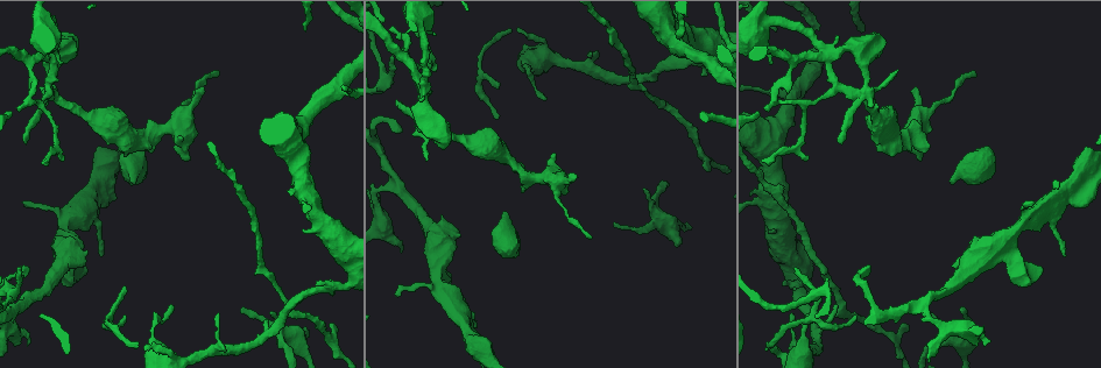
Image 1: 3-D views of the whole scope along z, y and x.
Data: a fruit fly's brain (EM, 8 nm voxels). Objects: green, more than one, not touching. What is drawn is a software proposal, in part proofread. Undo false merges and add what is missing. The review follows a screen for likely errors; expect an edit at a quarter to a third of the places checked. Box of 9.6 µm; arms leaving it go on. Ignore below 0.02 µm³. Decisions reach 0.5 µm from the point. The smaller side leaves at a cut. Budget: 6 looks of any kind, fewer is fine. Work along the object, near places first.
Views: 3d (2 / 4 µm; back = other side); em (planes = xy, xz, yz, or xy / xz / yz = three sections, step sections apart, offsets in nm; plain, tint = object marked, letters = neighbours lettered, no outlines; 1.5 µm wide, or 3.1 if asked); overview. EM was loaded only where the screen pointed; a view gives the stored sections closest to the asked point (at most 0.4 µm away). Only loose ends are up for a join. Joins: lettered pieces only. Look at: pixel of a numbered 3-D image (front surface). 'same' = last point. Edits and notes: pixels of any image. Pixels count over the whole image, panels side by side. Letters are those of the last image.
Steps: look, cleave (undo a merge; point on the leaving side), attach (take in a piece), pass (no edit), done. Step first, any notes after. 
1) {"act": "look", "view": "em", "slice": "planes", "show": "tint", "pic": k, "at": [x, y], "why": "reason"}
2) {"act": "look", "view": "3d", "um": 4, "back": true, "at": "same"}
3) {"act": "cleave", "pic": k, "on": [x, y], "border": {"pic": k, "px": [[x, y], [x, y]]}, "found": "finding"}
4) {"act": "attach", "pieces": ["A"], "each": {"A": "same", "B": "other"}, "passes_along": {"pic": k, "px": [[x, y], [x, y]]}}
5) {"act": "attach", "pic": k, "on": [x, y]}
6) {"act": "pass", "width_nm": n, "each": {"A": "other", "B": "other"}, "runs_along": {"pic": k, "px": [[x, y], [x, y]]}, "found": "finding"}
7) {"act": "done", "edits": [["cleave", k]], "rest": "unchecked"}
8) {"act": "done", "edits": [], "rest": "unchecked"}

{"act": "look", "view": "3d", "um": 2, "pic": 1, "at": [506, 211], "why": "end of a long branch"}

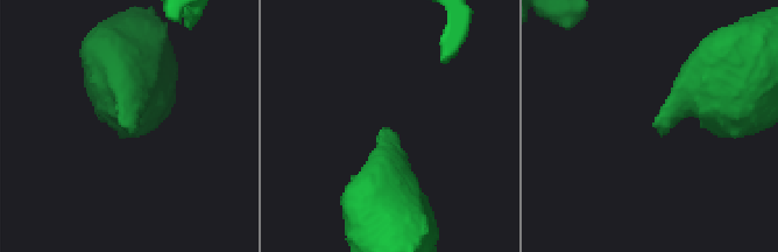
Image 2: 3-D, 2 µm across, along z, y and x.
{"act": "look", "view": "em", "slice": "planes", "show": "letters", "pic": 2, "at": [657, 131]}

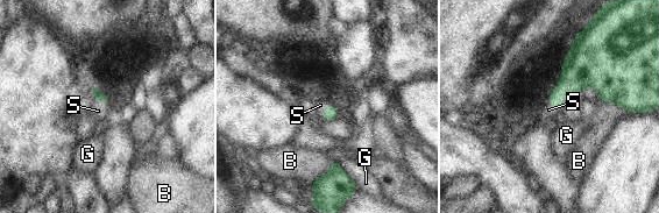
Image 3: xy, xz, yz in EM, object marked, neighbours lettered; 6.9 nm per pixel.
{"act": "attach", "pic": 3, "on": [320, 105], "longest_contact_nm": ["B", 240], "each": {"B": "other", "G": "other", "S": "same"}, "found": "it goes on there"}

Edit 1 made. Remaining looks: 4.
{"act": "look", "view": "em", "slice": "planes", "show": "plain", "pic": 1, "at": [27, 200], "why": "thin end"}

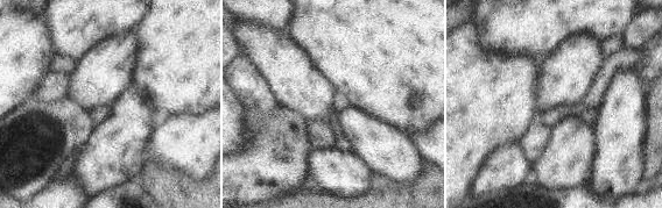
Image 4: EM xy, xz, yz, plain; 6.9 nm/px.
{"act": "look", "view": "em", "slice": "planes", "show": "letters", "at": "same", "why": "what lies round it"}

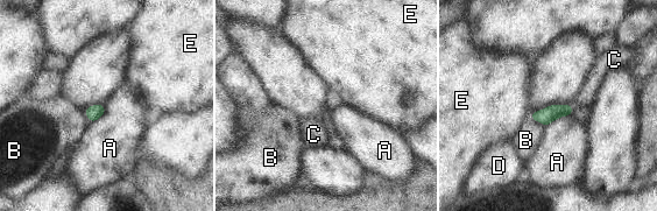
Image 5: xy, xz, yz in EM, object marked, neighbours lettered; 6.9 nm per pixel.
{"act": "attach", "pic": 5, "on": [587, 93], "each": {"A": "other", "B": "other", "C": "same", "D": "other", "E": "other"}, "passes_along": {"pic": 5, "px": [[545, 115], [572, 108], [587, 93]]}, "found": "it goes on there"}

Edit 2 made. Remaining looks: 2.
{"act": "look", "view": "overview"}

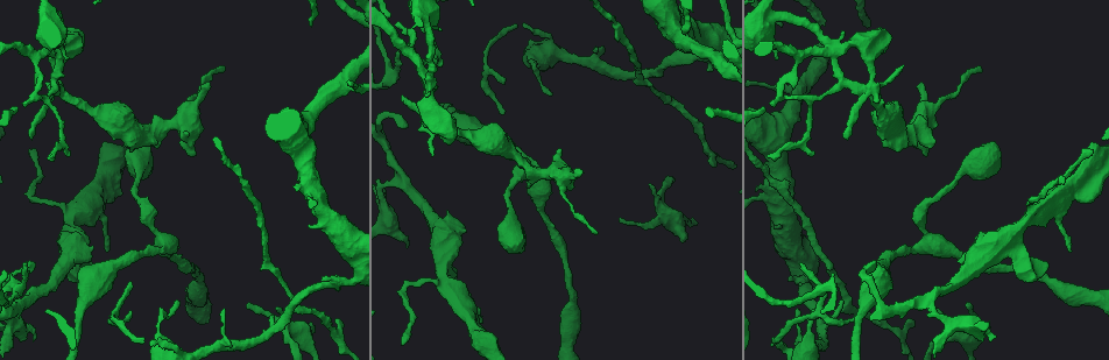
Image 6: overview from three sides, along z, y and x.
{"act": "look", "view": "em", "slice": "planes", "show": "letters", "pic": 6, "at": [921, 82], "why": "free end"}

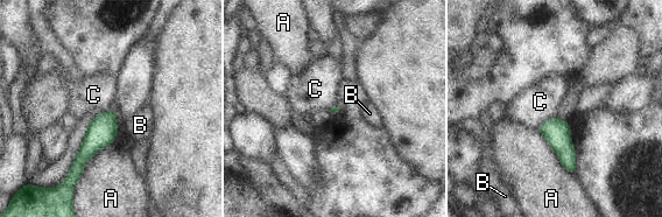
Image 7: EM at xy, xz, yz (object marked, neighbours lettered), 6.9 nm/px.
{"act": "pass", "each": {"A": "other", "B": "other", "C": "other"}, "border": {"pic": 7, "px": [[555, 116], [546, 120], [537, 128]]}, "found": "none of them fits"}

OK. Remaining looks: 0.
{"act": "done", "edits": [["attach", 3], ["attach", 5]], "rest": "unchecked"}

